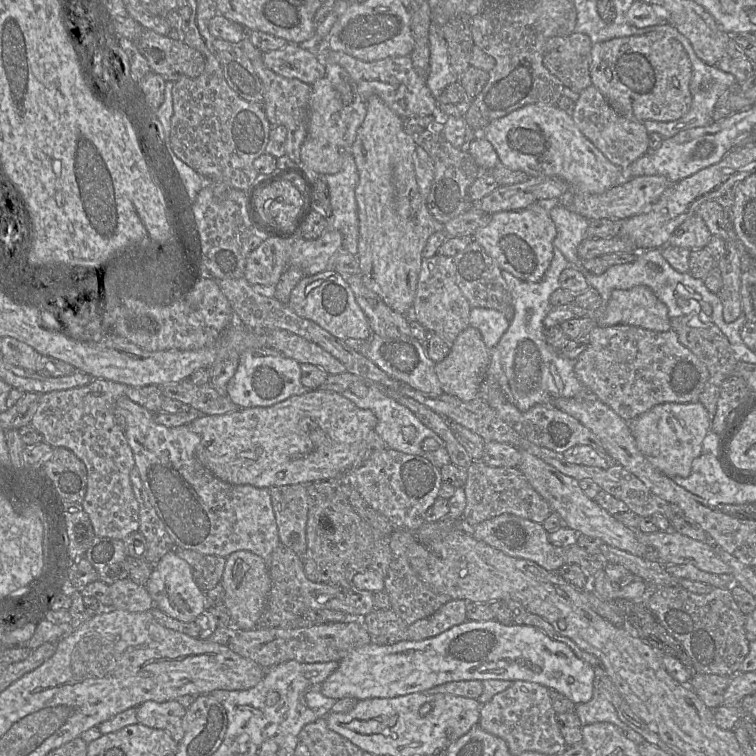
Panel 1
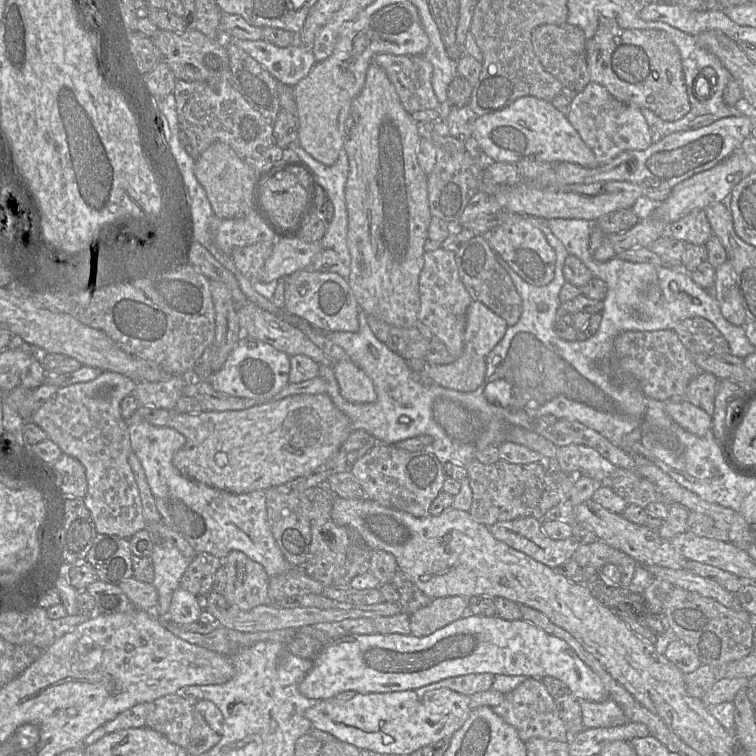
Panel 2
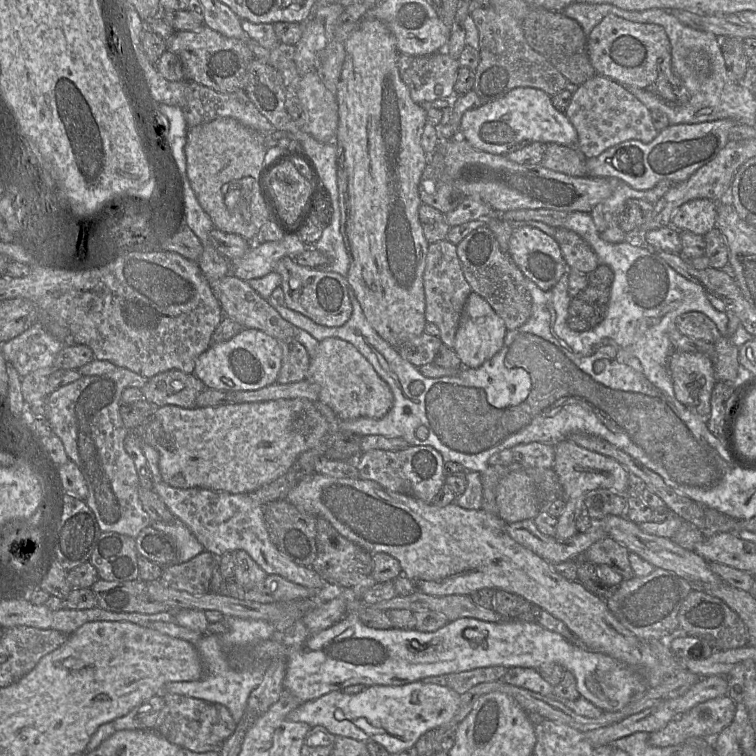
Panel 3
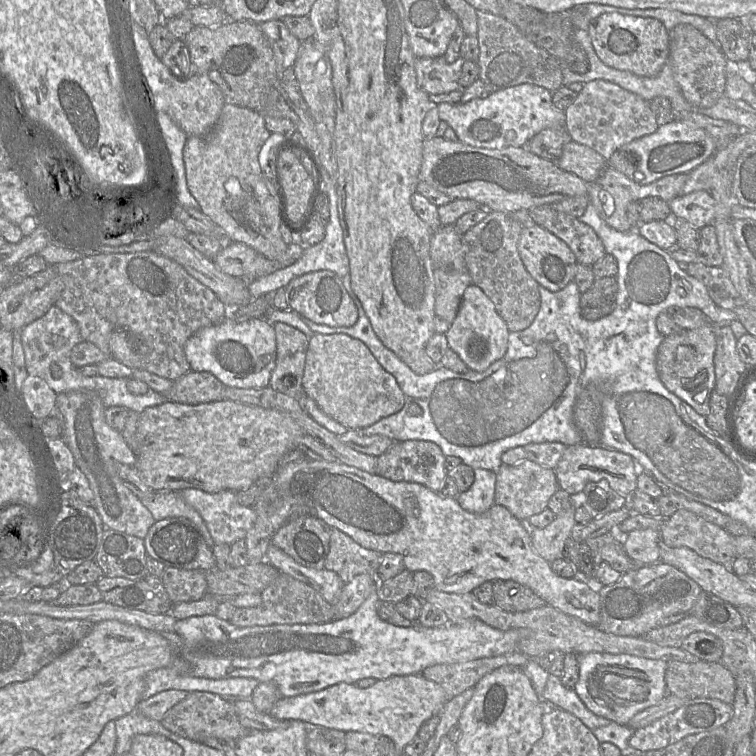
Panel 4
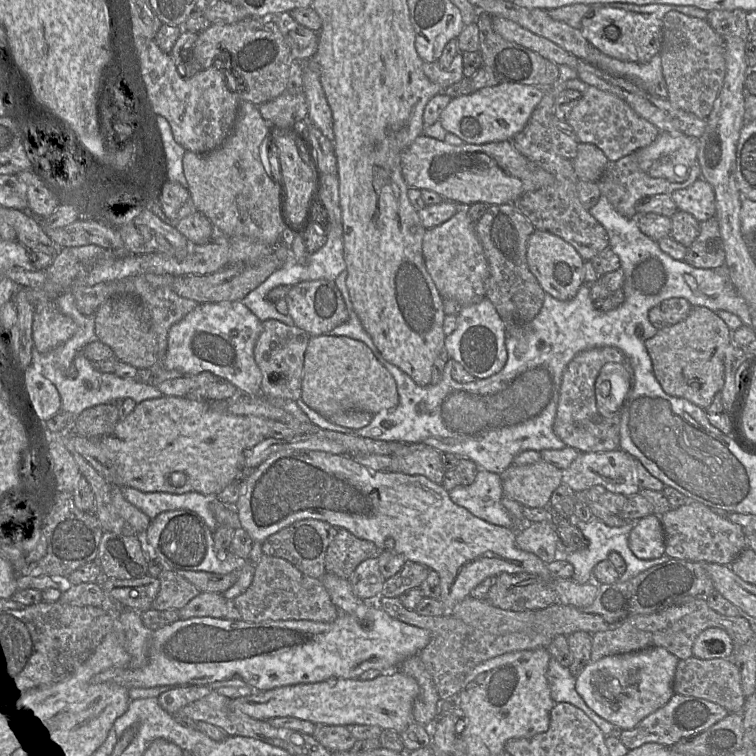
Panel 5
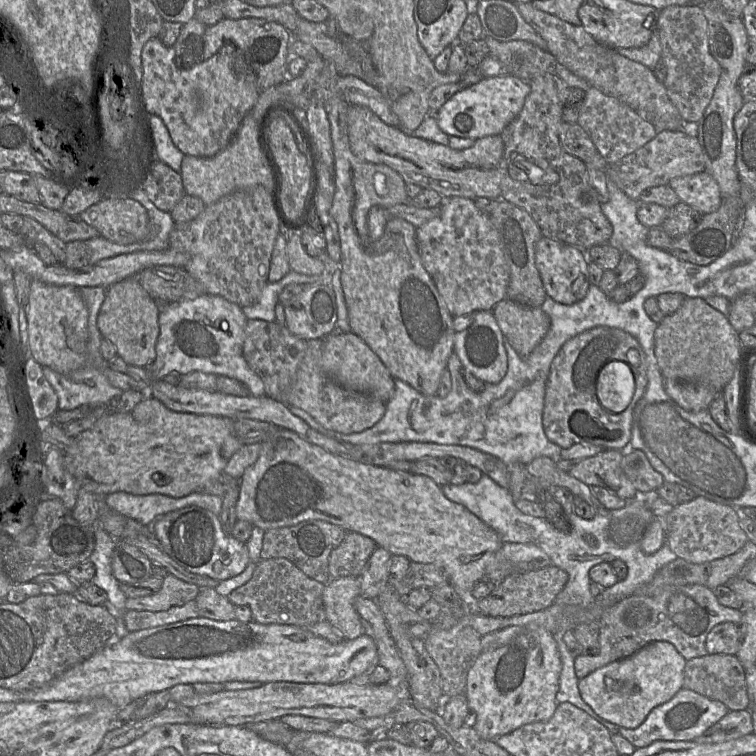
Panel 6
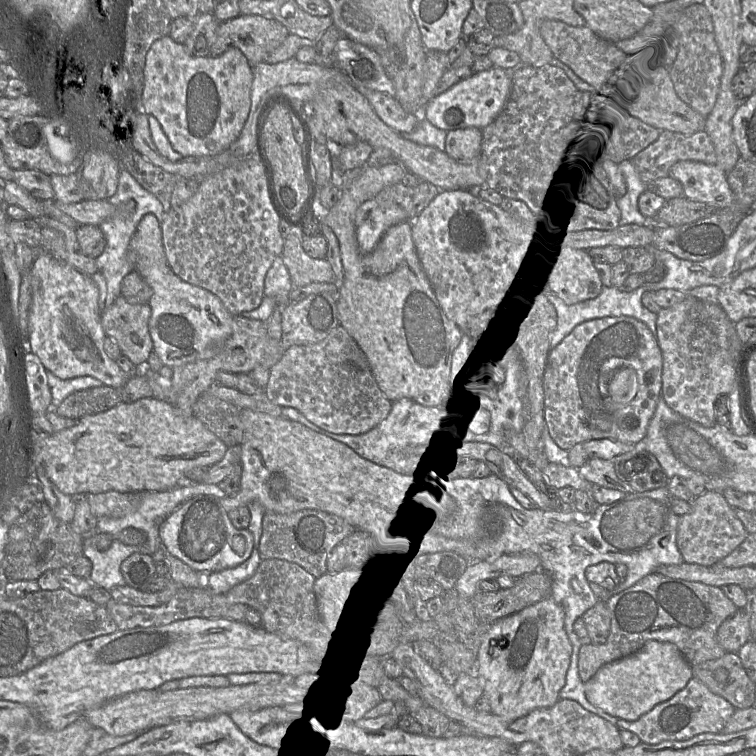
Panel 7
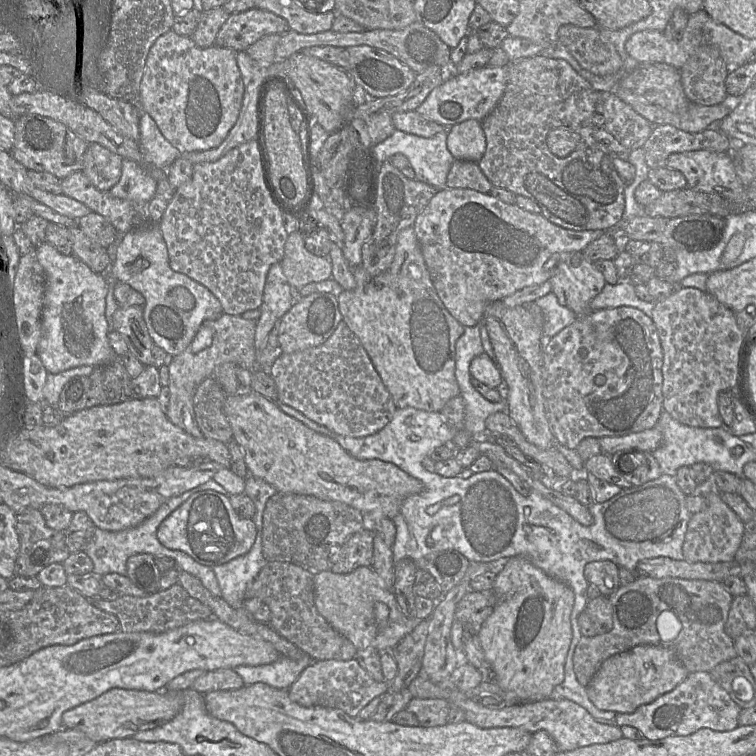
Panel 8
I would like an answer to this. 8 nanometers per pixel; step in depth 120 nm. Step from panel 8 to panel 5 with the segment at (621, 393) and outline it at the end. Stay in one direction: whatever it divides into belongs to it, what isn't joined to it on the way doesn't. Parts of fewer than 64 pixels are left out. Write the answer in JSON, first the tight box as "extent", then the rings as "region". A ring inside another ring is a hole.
{"extent":[553,346,632,452],"region":[[[613,346],[584,350],[578,353],[566,366],[553,423],[554,433],[566,446],[581,452],[603,452],[619,448],[621,409],[611,417],[603,416],[599,412],[595,395],[595,382],[599,372],[606,363],[610,362],[621,363],[632,372],[624,353]]]}

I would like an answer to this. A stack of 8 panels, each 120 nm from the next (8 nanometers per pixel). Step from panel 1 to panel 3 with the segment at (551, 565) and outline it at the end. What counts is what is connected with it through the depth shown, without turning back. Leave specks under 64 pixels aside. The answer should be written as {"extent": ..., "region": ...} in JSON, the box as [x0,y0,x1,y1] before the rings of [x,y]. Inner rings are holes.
{"extent":[506,519,608,566],"region":[[[534,519],[507,524],[506,531],[514,541],[531,550],[552,566],[584,554],[592,544],[608,536],[599,524],[593,524],[584,533],[576,533],[568,539],[557,540],[555,537],[542,534],[535,525]]]}

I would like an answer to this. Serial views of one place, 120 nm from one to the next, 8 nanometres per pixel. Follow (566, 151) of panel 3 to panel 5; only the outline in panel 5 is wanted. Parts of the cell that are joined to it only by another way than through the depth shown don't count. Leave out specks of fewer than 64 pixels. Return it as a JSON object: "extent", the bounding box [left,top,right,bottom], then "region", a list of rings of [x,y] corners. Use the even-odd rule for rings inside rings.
{"extent":[572,143,608,182],"region":[[[579,143],[572,165],[579,180],[597,182],[608,165],[603,151],[591,143]]]}

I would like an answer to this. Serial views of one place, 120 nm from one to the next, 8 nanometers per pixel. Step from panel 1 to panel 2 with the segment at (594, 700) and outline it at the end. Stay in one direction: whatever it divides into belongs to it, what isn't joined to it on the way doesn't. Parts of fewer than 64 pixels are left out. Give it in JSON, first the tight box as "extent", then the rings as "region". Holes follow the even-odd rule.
{"extent":[581,699,627,728],"region":[[[612,699],[602,702],[581,701],[583,726],[588,728],[615,727],[627,721],[623,710]]]}

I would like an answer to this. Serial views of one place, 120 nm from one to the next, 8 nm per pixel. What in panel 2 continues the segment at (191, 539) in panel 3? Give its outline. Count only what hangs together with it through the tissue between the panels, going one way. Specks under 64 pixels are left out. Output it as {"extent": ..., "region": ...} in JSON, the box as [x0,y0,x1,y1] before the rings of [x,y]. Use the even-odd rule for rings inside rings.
{"extent":[150,539,192,619],"region":[[[157,539],[150,558],[154,566],[152,584],[158,592],[158,602],[153,613],[159,619],[167,618],[173,593],[179,588],[181,577],[192,560],[162,539]]]}

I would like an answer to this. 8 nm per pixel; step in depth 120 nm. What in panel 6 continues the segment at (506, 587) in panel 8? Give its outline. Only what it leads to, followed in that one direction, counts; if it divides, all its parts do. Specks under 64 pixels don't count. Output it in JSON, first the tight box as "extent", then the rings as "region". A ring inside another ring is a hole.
{"extent":[464,628,561,740],"region":[[[544,628],[524,630],[508,644],[481,653],[468,671],[464,691],[469,710],[476,713],[475,731],[481,738],[493,740],[523,725],[549,720],[558,705],[556,694],[561,670],[557,642],[554,635]]]}

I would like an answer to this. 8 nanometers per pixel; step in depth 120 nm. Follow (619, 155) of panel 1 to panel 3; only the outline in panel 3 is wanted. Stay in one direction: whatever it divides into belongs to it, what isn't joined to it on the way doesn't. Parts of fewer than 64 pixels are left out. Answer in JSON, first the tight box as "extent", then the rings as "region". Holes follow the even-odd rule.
{"extent":[565,75,658,158],"region":[[[594,75],[579,86],[565,115],[577,132],[577,149],[585,158],[598,157],[607,149],[629,140],[649,143],[658,134],[650,110],[625,86],[601,75]]]}

